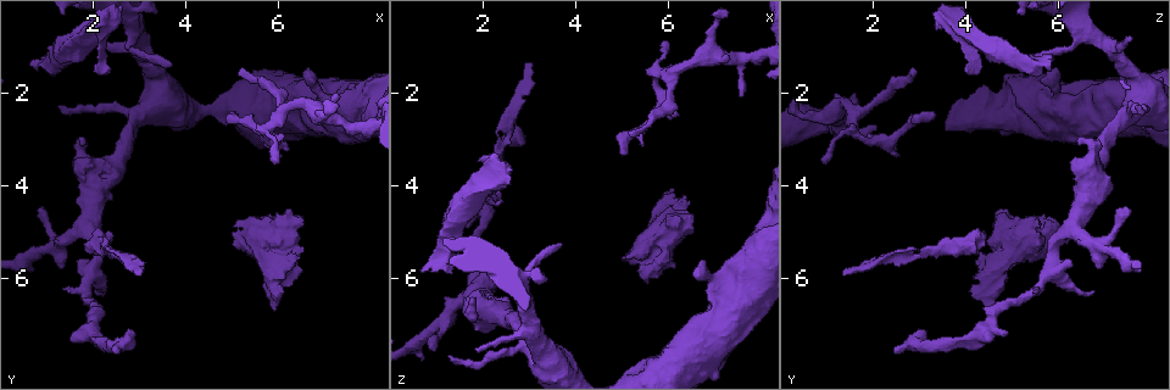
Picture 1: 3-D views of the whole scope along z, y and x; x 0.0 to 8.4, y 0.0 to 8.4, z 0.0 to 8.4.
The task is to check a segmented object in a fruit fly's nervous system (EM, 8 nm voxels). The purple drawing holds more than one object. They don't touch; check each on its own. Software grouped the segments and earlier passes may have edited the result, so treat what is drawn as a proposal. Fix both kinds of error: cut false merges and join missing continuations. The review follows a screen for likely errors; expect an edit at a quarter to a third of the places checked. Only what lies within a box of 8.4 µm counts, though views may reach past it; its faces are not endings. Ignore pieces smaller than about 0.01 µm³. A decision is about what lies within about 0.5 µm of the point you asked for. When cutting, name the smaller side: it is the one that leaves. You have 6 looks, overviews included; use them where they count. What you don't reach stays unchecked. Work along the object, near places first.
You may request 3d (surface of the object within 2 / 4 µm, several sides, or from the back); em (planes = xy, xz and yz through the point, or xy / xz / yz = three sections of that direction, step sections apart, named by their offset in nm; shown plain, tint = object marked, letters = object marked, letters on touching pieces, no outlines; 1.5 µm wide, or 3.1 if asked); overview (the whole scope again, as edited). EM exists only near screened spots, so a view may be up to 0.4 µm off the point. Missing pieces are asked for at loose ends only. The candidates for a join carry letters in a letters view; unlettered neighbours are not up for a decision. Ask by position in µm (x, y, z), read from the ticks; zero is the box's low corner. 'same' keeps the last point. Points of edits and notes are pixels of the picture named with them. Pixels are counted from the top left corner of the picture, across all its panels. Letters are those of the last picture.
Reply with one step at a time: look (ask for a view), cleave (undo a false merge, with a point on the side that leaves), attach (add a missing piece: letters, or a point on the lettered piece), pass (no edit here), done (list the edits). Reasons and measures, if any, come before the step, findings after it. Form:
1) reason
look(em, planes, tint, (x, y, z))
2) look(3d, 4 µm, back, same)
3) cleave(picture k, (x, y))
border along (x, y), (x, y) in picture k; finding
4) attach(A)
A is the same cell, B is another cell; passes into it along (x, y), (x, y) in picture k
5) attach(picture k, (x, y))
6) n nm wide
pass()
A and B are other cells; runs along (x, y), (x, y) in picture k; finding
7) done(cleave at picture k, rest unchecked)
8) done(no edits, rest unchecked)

branch stops here
look(em, xz, step 8, letters, (5.05, 5.15, 5.60))

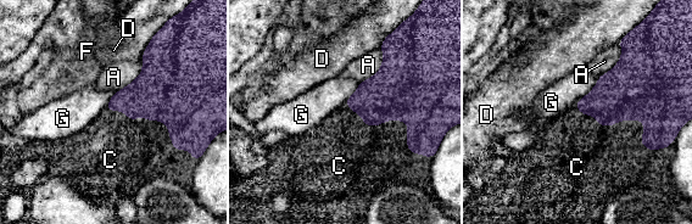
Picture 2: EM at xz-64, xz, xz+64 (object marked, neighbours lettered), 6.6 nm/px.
cut it another way
look(em, planes, letters, same)

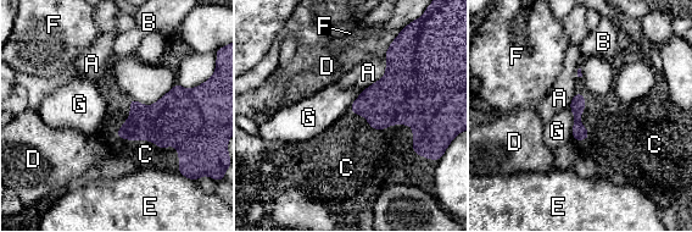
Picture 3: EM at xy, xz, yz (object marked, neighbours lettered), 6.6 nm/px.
pass()
A, B, C, D, E, F and G are other cells; runs along (581, 97), (578, 101), (575, 137) in picture 3; no lettered piece goes on from it

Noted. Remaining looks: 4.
sudden change in width
look(em, xz, step 4, letters, (2.30, 5.35, 3.40))

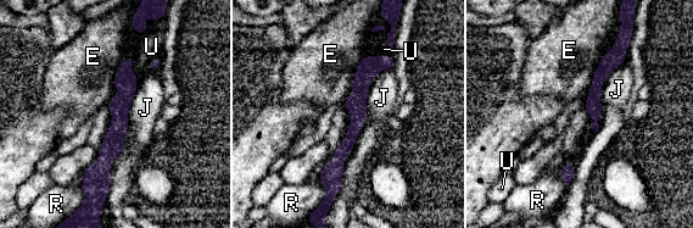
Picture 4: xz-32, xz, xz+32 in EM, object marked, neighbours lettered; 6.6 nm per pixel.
cut it another way
look(em, yz, step 8, letters, same)

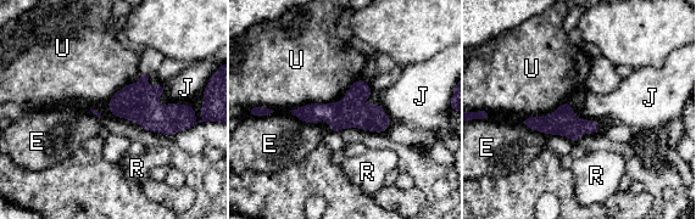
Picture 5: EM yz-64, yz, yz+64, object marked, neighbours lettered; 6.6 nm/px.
180 nm wide
pass()
E, J, R and U are other cells; border along (163, 84), (159, 106), (194, 121) in picture 5; continuous, no second cell

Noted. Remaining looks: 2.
an open end
look(em, planes, tint, (0.90, 4.45, 7.50))

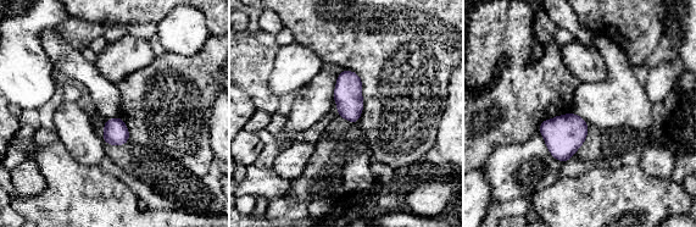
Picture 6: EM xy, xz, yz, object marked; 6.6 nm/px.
look(em, planes, letters, same)

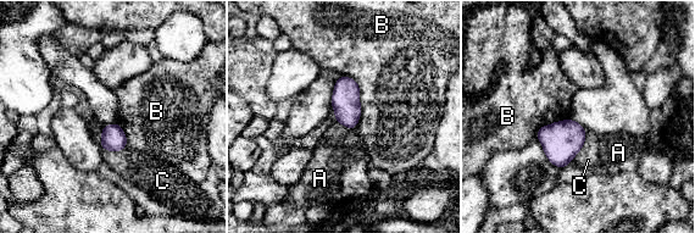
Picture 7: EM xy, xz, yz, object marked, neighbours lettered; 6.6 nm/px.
160 nm wide
pass()
A, B and C are other cells; border along (342, 75), (359, 86), (354, 128) in picture 7; no lettered piece goes on from it

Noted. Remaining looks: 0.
done(no edits, rest unchecked)

